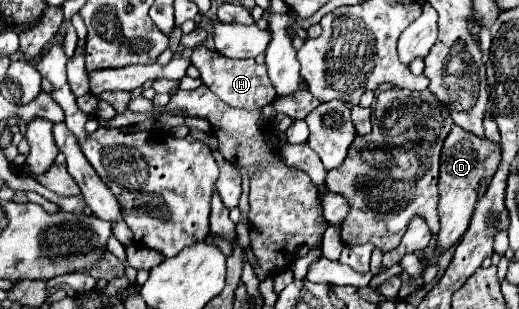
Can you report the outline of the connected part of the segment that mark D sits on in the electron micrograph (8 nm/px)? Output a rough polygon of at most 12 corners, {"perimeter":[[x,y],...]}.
{"perimeter":[[453,124],[441,150],[439,250],[457,244],[497,142]]}

